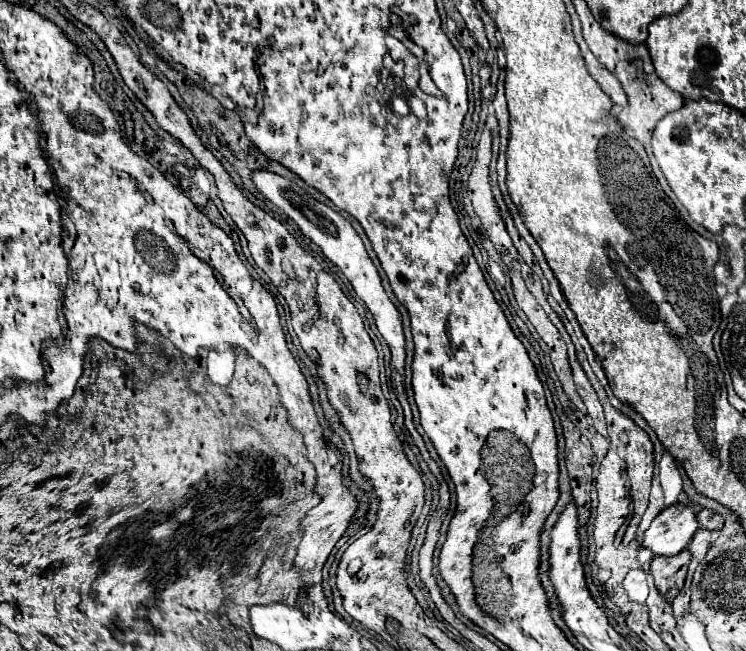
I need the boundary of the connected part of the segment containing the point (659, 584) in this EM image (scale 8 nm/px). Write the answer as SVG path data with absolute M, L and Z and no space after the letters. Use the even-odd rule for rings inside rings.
M683 549L679 555L673 555L673 557L653 557L651 575L655 579L657 591L667 601L673 601L683 589L689 559L691 559L691 553L687 549Z

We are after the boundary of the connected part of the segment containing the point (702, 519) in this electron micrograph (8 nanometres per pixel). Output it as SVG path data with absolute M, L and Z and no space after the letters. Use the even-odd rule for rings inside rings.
M709 509L699 511L697 521L699 521L699 525L701 525L703 529L709 529L709 531L713 531L713 529L721 529L721 525L723 525L723 517L721 517L719 513L709 511Z

